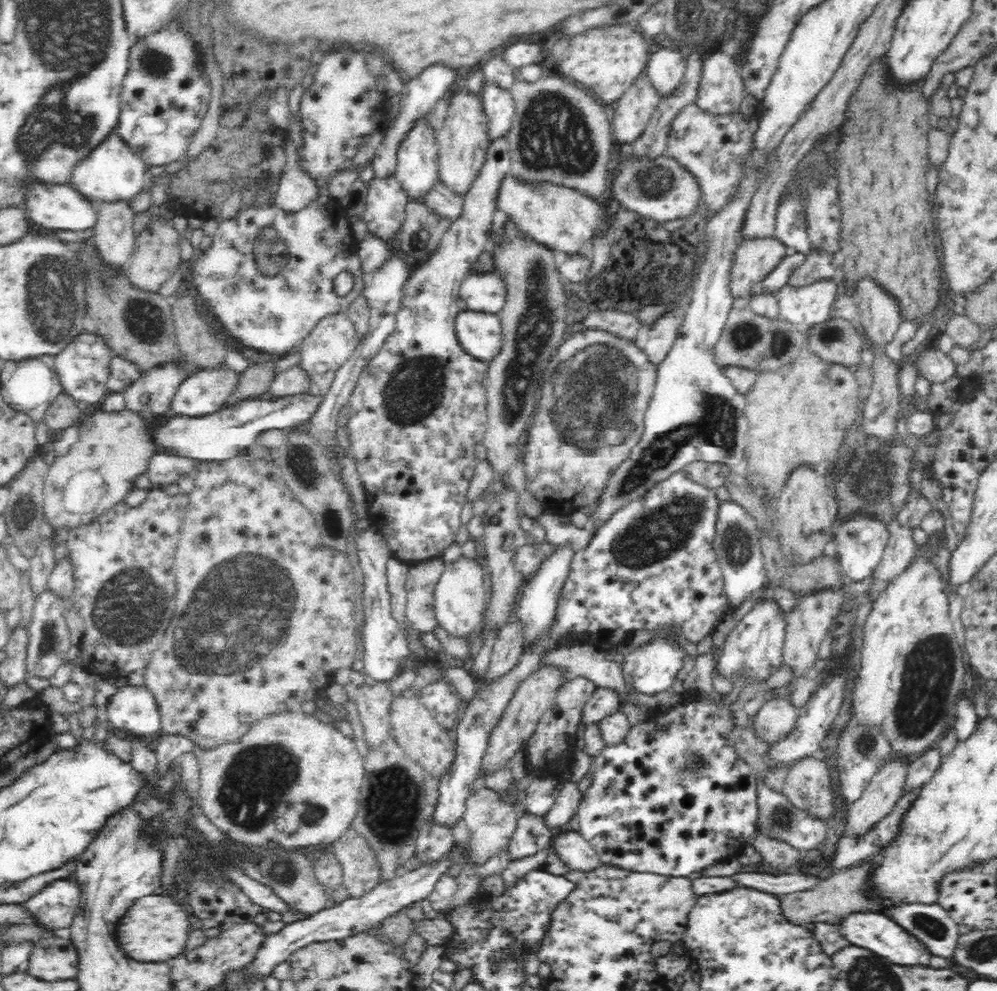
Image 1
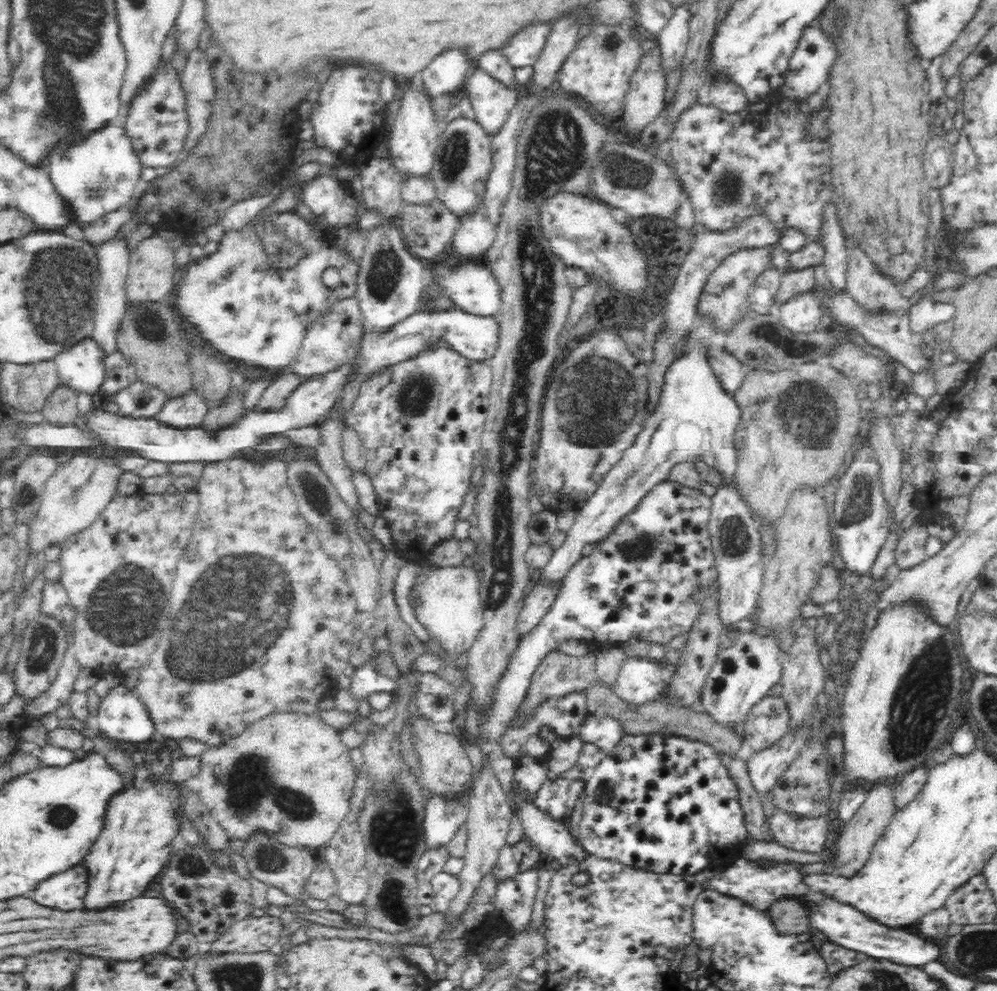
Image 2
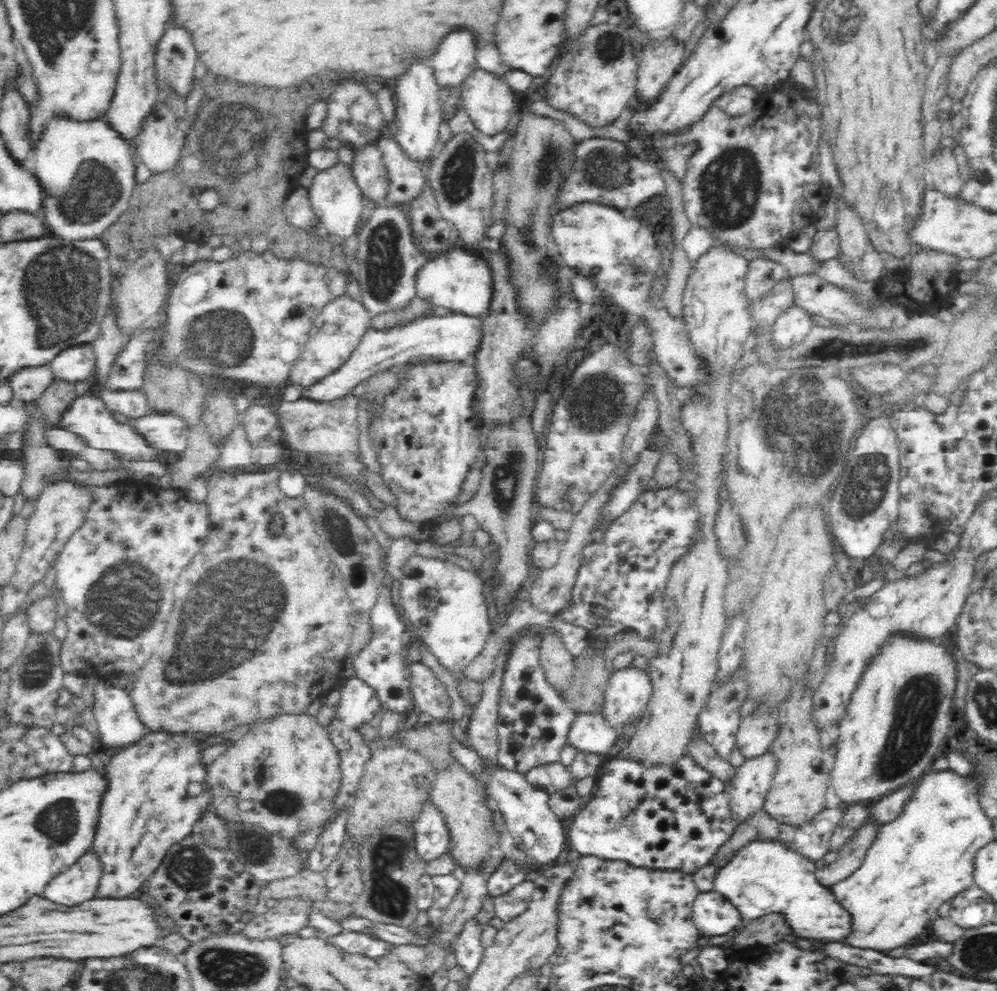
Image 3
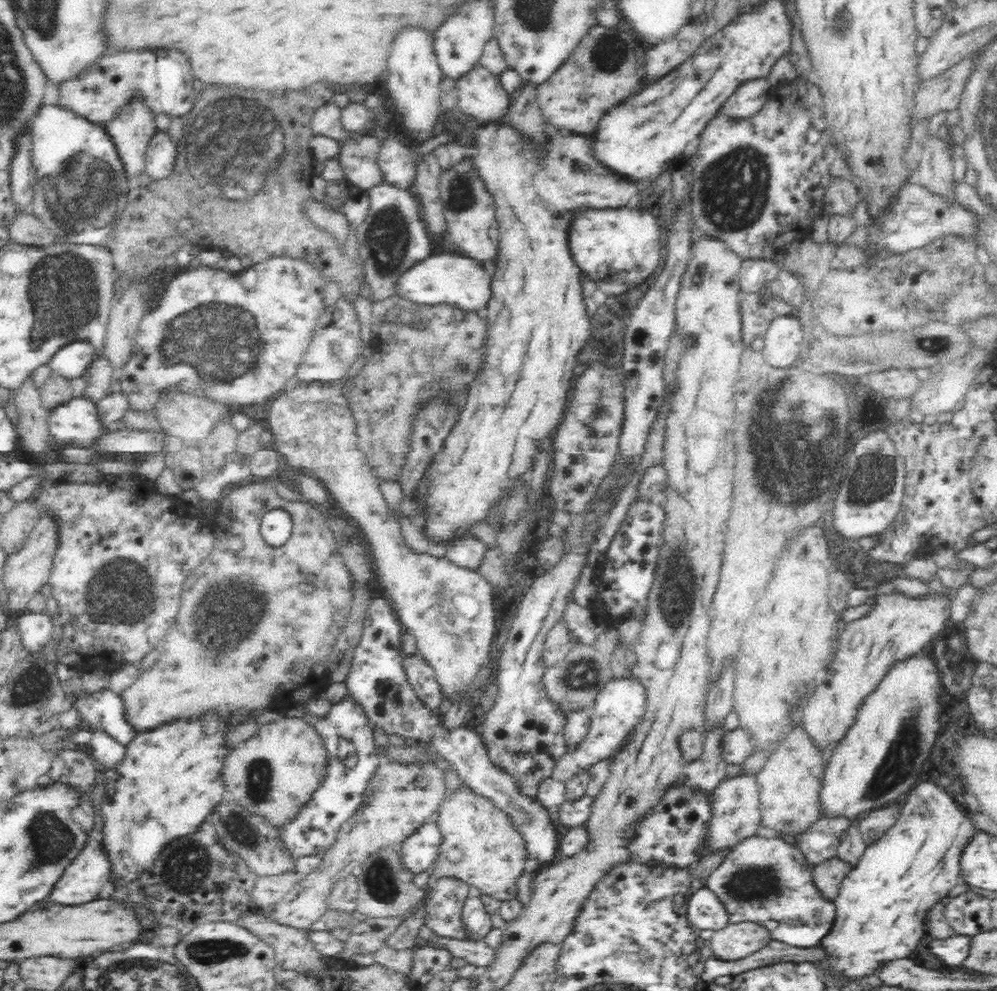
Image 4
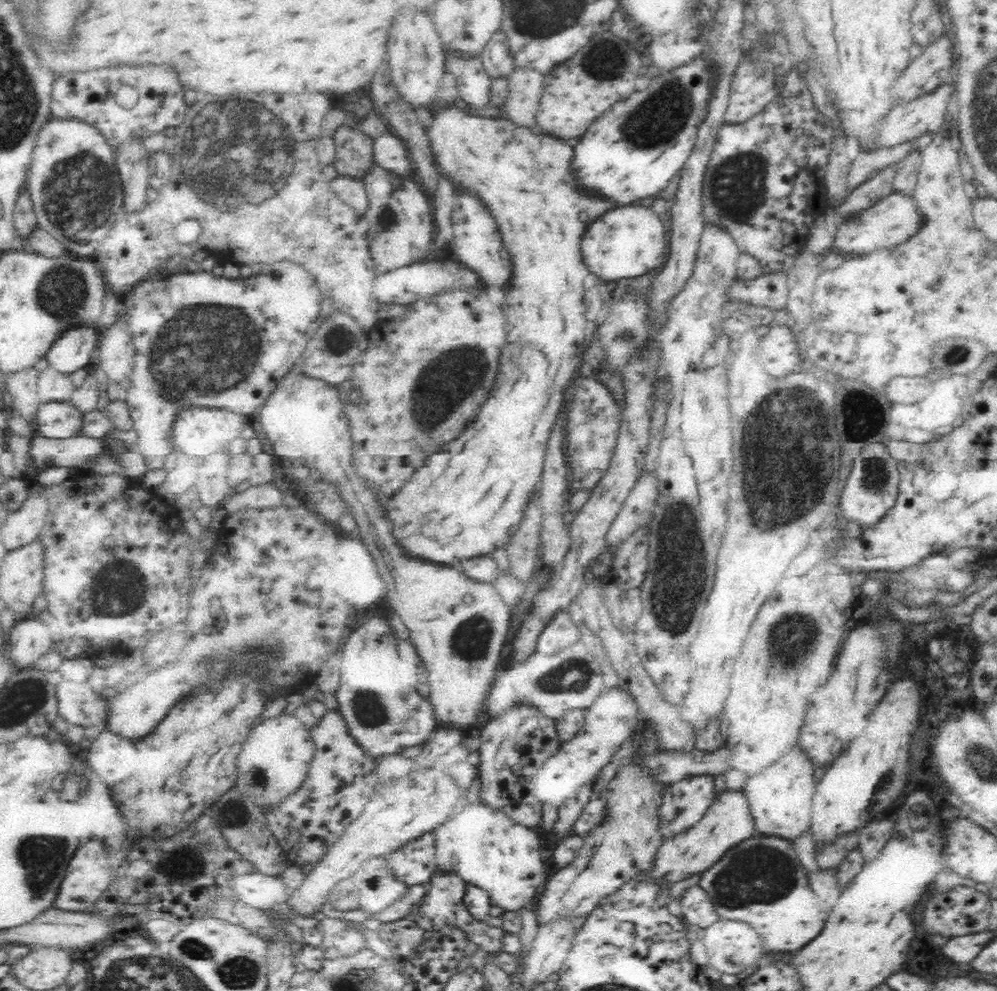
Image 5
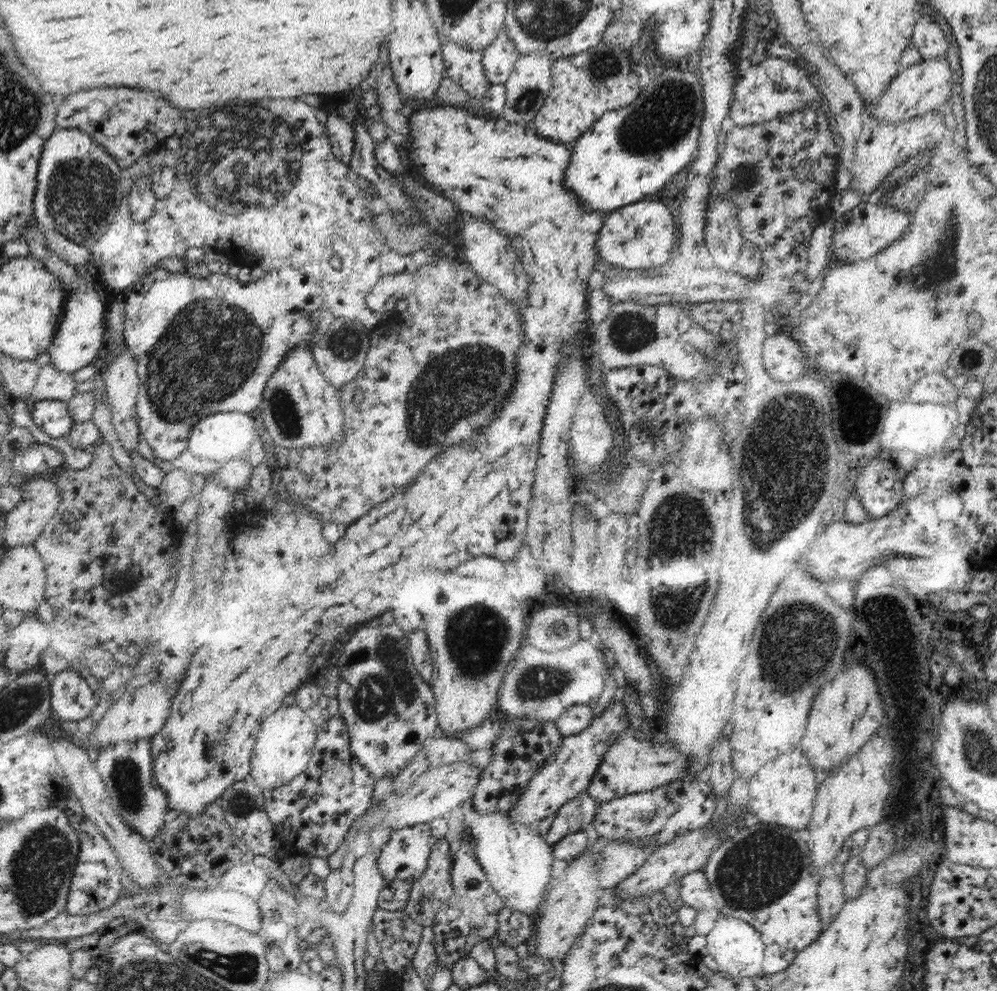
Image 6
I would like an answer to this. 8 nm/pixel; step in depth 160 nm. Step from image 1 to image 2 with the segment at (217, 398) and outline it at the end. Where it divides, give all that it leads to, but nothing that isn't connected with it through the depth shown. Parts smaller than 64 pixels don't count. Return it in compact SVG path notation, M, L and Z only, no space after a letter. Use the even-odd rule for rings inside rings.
M192 390L186 396L168 399L153 419L170 428L190 430L201 426L207 412L203 398Z

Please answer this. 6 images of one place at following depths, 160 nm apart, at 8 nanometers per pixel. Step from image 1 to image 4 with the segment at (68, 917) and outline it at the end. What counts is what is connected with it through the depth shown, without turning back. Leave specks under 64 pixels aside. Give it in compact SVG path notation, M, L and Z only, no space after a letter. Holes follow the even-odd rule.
M96 832L88 834L84 848L80 849L77 858L74 858L74 862L66 867L64 874L56 882L56 890L52 890L52 894L50 894L50 898L54 902L64 906L74 906L74 904L92 902L105 894L107 887L109 887L108 884L112 881L112 866L106 851L102 848L103 843L98 842L94 836L96 836Z

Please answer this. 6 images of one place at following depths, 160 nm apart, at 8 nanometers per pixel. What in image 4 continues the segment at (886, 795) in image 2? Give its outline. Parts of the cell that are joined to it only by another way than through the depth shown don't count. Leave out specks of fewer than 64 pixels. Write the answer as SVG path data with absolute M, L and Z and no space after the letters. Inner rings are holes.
M837 857L813 867L813 883L822 898L833 901L838 896L844 877L852 870L848 863Z

